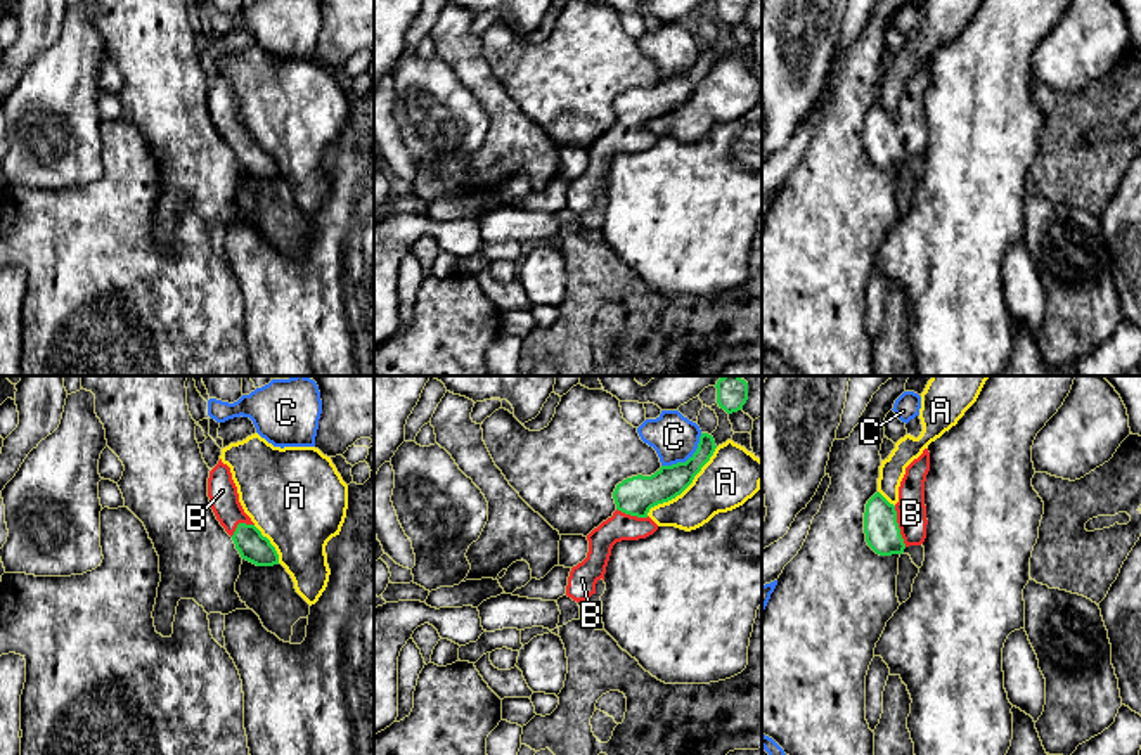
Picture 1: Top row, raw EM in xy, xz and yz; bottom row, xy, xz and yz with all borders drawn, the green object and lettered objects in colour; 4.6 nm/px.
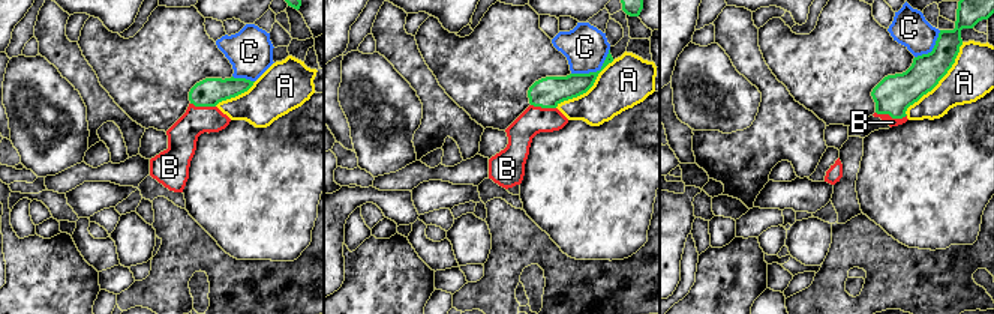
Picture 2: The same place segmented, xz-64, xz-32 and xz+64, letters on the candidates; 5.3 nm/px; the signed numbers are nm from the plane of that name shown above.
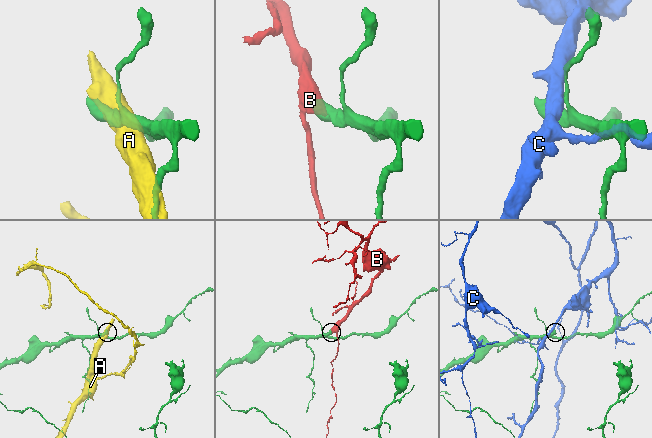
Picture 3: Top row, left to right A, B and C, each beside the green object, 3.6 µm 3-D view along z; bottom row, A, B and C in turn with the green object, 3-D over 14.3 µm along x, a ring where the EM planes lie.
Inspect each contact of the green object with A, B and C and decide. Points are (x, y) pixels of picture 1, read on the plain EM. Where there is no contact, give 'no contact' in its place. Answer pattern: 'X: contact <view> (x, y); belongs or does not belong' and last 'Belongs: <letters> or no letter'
A: contact xz (684, 101); does not belong
B: contact yz (897, 139); belongs
C: contact xz (688, 71); does not belong
Belongs: B

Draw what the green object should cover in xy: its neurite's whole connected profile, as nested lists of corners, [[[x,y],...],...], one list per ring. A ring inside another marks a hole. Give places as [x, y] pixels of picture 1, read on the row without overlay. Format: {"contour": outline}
{"contour": [[[222,71],[210,83],[208,109],[216,132],[232,149],[242,171],[256,178],[279,177],[275,159],[244,125],[230,80],[223,76]]]}

